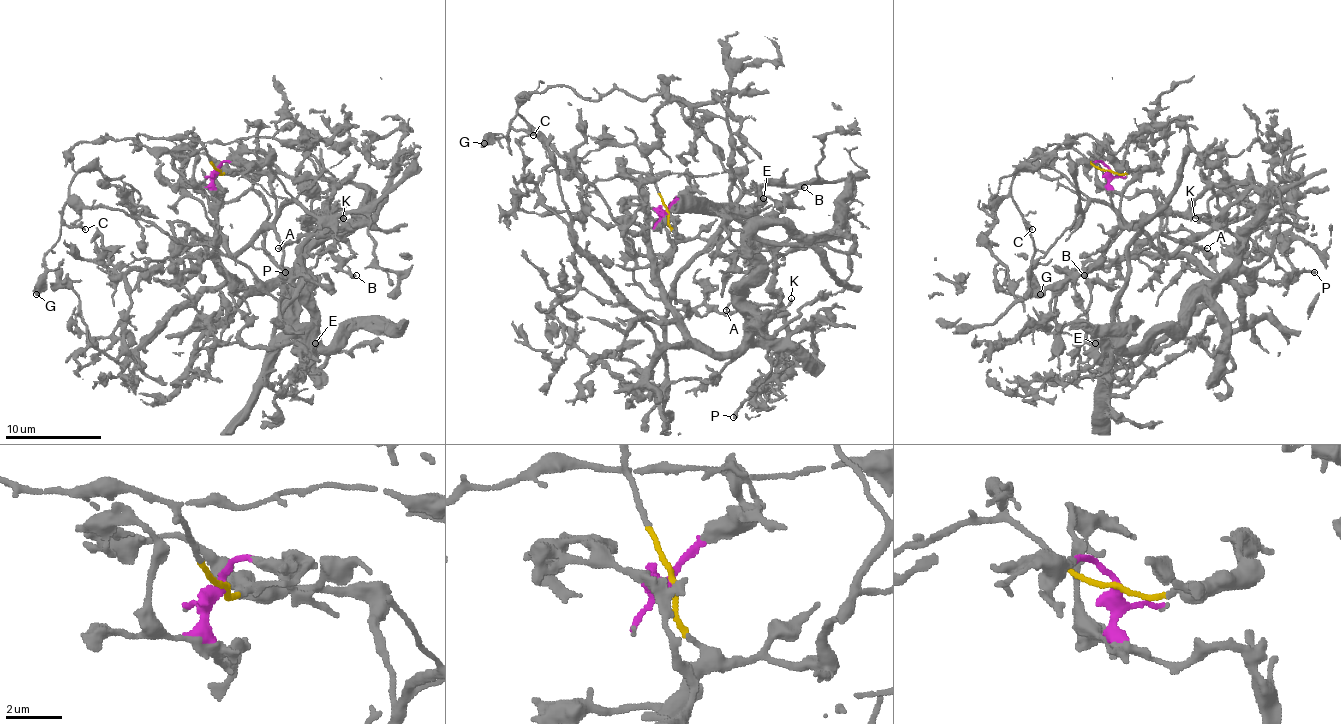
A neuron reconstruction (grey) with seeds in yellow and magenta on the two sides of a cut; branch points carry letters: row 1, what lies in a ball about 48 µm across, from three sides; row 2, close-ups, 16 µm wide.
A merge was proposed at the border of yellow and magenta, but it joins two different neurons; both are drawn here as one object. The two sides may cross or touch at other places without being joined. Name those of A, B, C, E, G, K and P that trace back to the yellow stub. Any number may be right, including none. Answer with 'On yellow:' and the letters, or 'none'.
On yellow: C, G

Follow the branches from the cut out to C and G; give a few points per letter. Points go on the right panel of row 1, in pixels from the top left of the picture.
C: (1108, 169), (1137, 174), (1122, 193), (1122, 232), (1093, 263), (1019, 299), (983, 208), (1007, 196), (1031, 229)
G: (1108, 169), (1137, 174), (1122, 232), (1019, 299), (983, 208), (1007, 196), (1041, 294)

